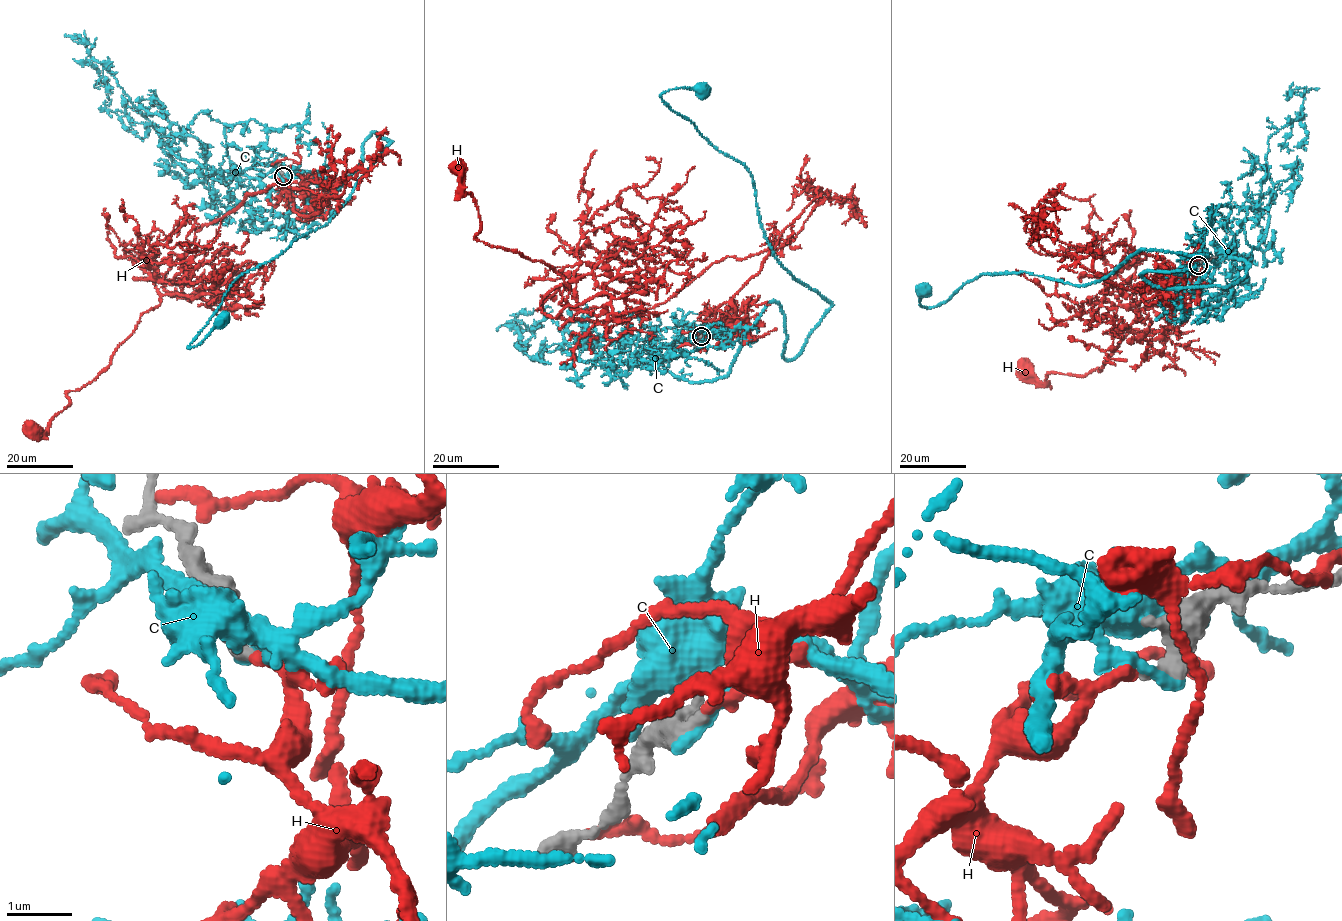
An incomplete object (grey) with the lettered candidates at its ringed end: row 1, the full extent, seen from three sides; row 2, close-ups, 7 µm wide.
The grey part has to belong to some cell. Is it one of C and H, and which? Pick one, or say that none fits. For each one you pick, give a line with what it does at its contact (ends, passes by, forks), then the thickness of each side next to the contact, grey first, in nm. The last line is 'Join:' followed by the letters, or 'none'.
H: it ends there; 190 nm thick on the grey side, 180 nm on the other
Join: H

